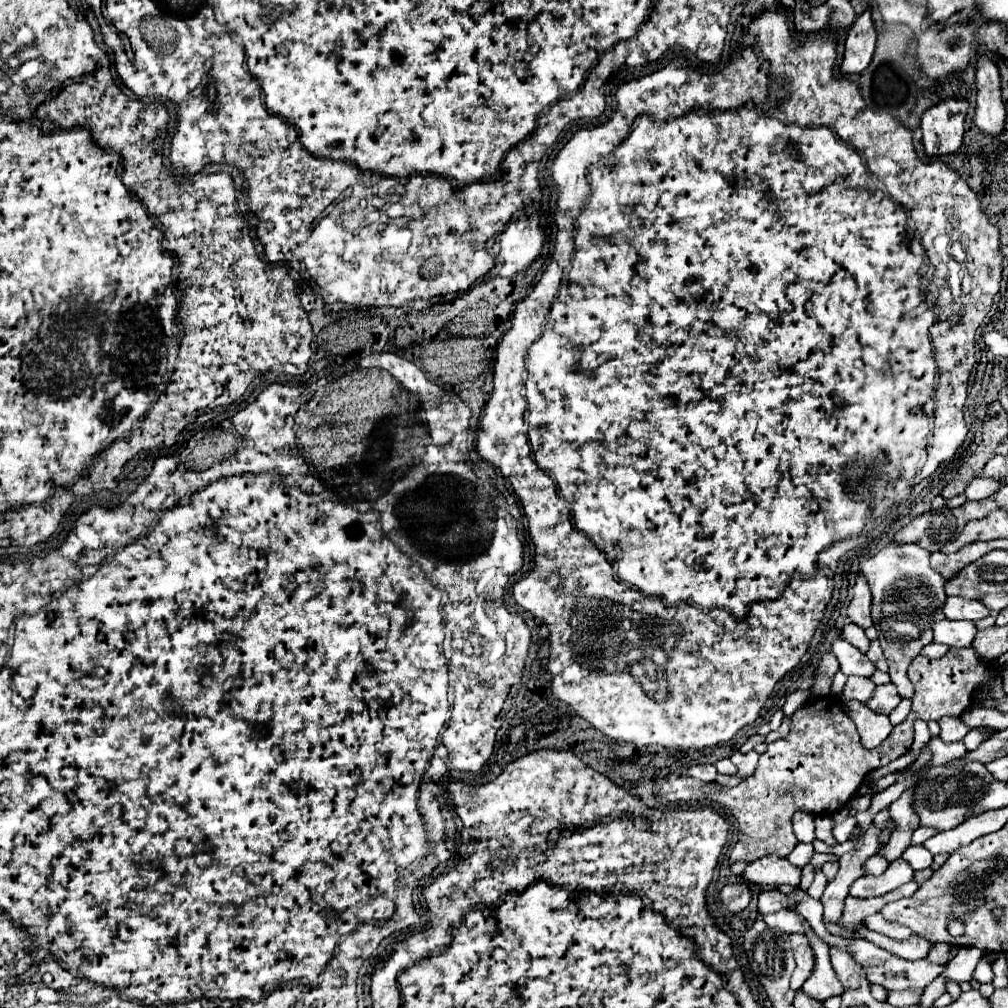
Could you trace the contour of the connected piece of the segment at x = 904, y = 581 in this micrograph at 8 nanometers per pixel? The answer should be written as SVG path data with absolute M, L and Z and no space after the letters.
M890 543L878 555L864 559L860 573L866 577L872 591L872 621L878 631L878 641L884 649L884 657L890 665L888 673L892 683L898 687L900 697L912 699L914 687L906 671L912 659L920 655L920 649L932 643L934 619L944 619L942 607L946 603L946 579L930 567L930 551L918 545L896 543Z

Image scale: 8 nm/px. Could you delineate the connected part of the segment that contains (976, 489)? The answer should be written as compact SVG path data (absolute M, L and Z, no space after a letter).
M976 477L976 479L972 479L972 481L968 483L968 487L966 487L966 497L968 497L970 501L974 501L974 499L986 499L986 495L996 493L998 489L1000 489L998 483L994 483L992 479Z

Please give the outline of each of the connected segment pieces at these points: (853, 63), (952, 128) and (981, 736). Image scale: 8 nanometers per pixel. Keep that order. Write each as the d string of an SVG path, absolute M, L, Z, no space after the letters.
M866 9L852 23L846 39L846 51L840 71L842 73L862 73L872 61L874 45L876 45L876 29L872 23L872 9Z
M944 99L924 111L920 127L924 131L922 145L926 155L948 155L960 149L966 109L966 99Z
M984 727L984 729L970 729L970 733L964 737L964 745L966 745L966 749L968 751L974 751L974 749L978 749L980 747L980 743L984 743L984 739L988 737L988 733L990 733L990 729L988 727Z

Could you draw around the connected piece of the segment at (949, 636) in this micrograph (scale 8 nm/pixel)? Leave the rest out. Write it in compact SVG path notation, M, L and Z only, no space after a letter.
M944 619L934 625L934 641L946 643L948 647L970 647L978 629L972 621L950 621Z

